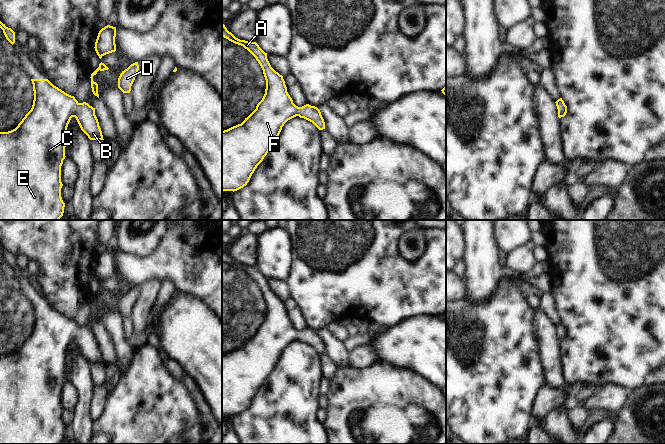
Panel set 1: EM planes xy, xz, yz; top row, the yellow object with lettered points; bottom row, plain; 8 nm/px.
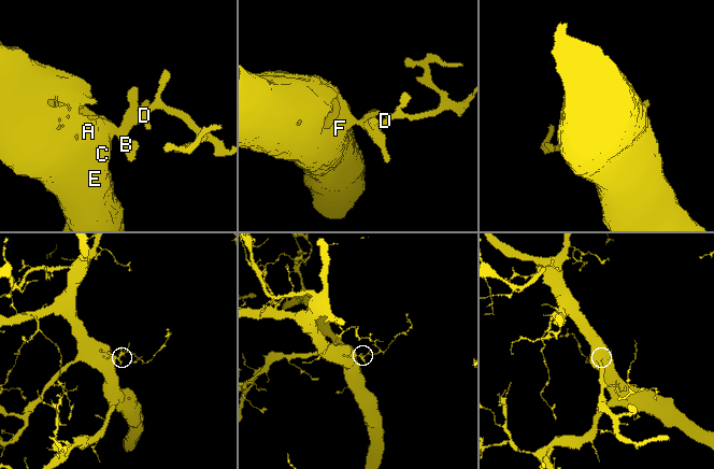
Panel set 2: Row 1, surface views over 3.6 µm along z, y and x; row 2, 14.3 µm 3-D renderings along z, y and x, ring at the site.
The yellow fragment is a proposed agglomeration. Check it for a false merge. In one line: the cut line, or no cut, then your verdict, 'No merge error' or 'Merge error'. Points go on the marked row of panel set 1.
No split. No merge error

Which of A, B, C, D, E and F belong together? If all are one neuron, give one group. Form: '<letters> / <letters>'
A B C D E F

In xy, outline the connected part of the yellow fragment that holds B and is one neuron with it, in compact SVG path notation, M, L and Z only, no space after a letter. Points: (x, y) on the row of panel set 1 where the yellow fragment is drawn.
M31 79L34 100L31 110L18 126L8 132L0 132L0 220L59 220L65 203L61 197L61 166L65 159L67 127L75 117L81 130L90 140L104 140L95 108L88 103L79 103L48 79Z

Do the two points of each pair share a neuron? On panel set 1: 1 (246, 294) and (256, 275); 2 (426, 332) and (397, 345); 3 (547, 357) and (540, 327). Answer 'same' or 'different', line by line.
1: same
2: same
3: same

